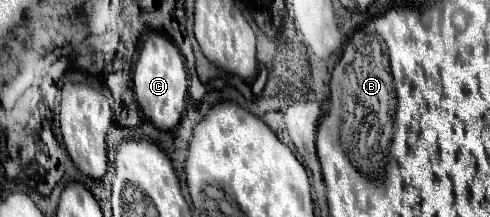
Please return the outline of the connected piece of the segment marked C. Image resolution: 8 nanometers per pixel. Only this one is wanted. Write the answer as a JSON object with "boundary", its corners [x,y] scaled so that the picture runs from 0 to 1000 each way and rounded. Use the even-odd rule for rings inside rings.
{"boundary":[[[324,147],[300,157],[271,332],[271,424],[292,535],[324,599],[353,599],[382,498],[382,415],[386,378],[365,221]]]}

